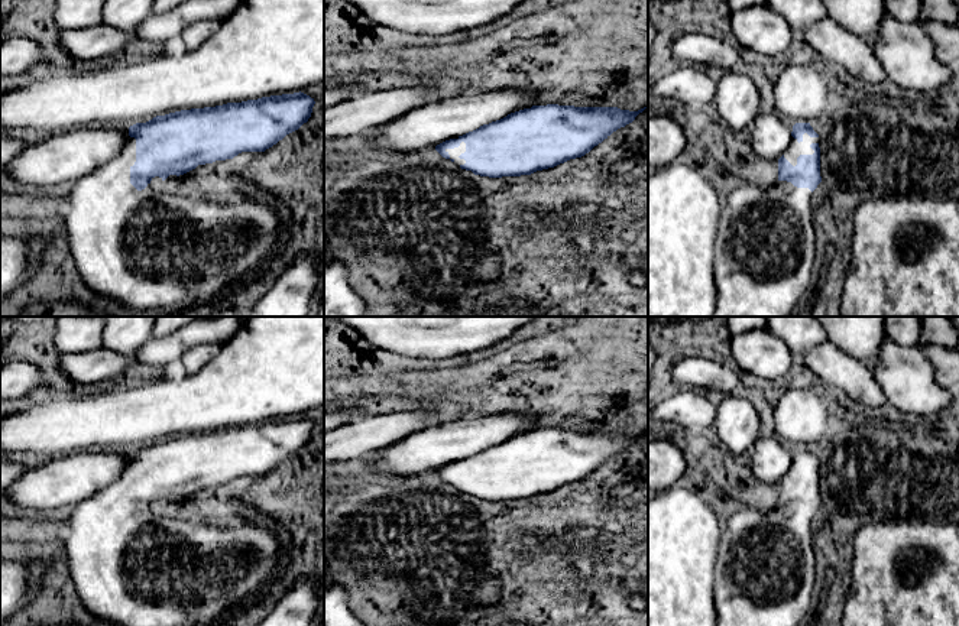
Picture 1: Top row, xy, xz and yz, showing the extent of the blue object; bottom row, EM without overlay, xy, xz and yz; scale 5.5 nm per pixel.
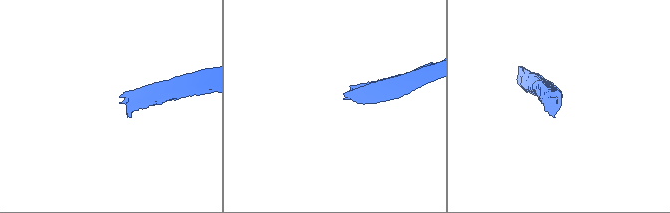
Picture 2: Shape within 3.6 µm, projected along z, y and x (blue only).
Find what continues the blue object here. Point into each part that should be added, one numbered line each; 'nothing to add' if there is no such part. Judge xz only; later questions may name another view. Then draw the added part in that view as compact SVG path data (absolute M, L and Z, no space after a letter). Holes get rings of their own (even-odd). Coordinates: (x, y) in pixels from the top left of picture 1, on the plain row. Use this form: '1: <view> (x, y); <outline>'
1: xz (456, 476); M461 466L459 471L446 473L446 476L450 479L450 483L453 483L459 490L466 487L464 483L459 481L461 477L466 476L466 467L464 466Z

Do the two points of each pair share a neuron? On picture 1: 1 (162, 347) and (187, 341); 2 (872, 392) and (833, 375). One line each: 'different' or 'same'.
1: same
2: same

